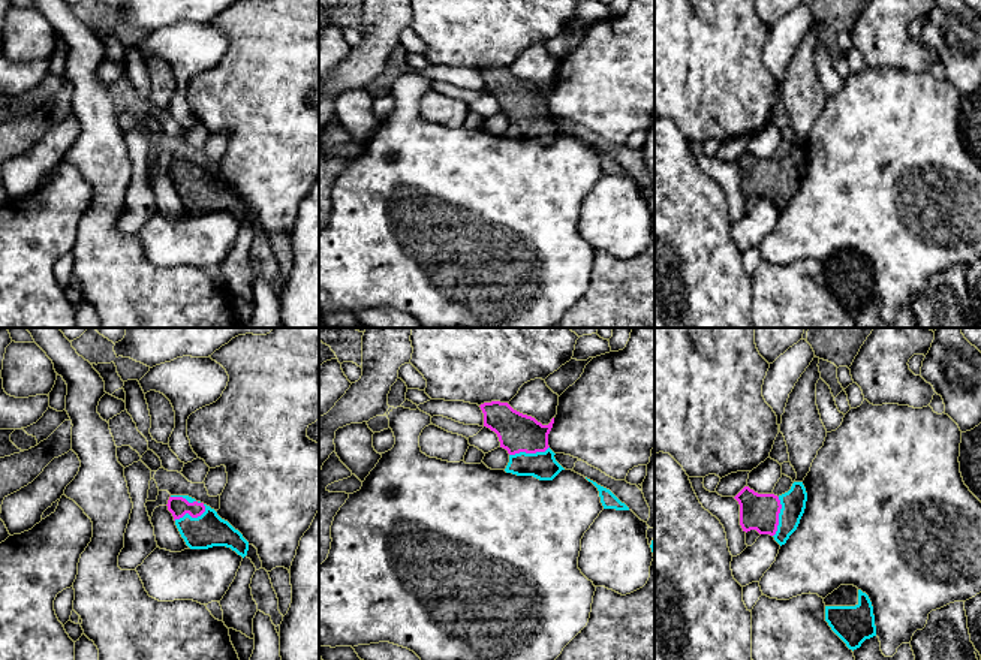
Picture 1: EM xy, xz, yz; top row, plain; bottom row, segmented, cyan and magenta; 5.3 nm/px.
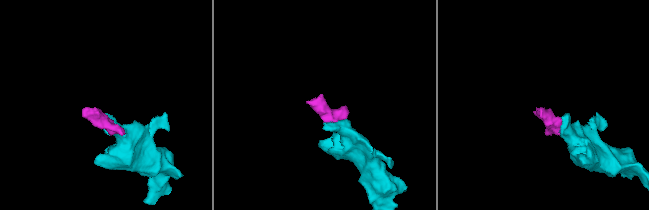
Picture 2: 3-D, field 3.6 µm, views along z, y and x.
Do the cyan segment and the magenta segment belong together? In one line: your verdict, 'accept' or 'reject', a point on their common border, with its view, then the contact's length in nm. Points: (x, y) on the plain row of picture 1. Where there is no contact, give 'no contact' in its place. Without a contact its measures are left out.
accept | xz (529, 118) | 220 nm

